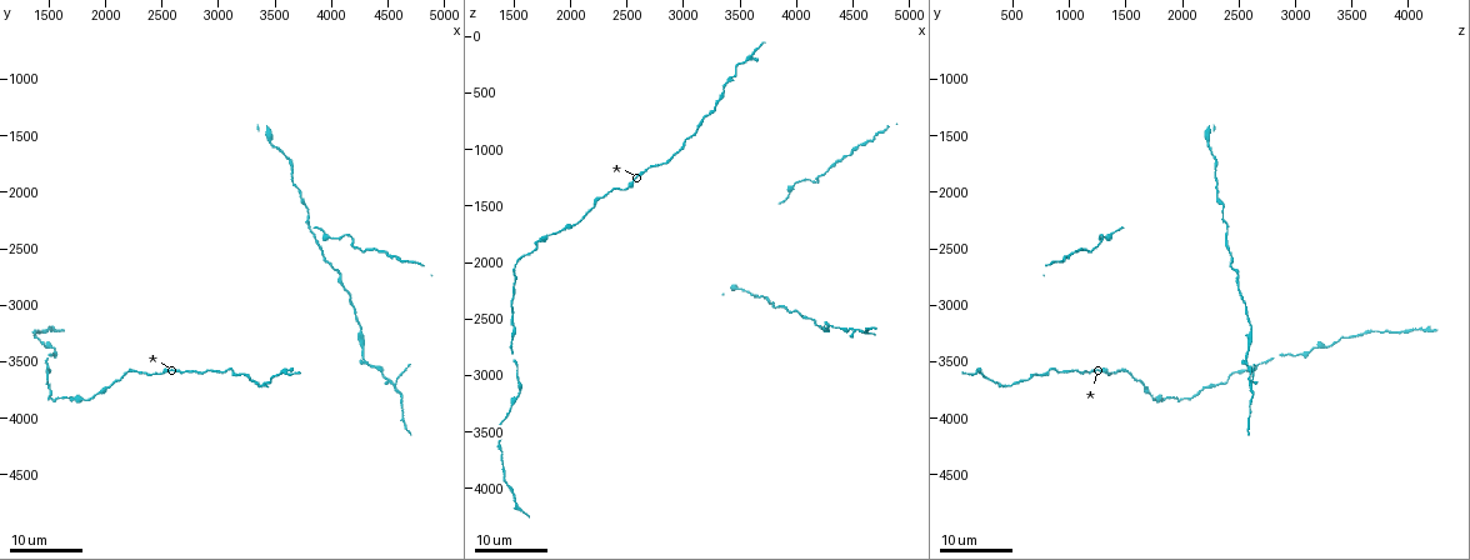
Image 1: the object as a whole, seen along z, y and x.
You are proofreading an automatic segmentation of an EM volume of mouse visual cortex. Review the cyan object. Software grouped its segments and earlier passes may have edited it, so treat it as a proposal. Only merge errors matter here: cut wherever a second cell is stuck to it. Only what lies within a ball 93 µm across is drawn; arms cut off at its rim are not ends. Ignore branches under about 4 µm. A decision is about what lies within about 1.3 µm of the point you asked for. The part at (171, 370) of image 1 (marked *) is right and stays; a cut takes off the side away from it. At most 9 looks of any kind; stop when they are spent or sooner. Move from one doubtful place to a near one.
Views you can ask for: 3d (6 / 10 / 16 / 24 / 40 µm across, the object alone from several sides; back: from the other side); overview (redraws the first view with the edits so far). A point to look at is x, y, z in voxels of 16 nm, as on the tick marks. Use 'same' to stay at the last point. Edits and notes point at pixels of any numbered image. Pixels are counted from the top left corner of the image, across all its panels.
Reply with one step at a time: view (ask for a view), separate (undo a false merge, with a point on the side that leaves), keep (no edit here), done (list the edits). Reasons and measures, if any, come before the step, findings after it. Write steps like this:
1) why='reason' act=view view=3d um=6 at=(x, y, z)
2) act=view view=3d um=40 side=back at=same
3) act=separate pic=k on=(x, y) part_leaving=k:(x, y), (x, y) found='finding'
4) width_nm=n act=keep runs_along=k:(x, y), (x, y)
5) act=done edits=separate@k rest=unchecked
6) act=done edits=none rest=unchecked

why='sudden change in width' act=view view=3d um=16 at=(1500, 3700, 2360)

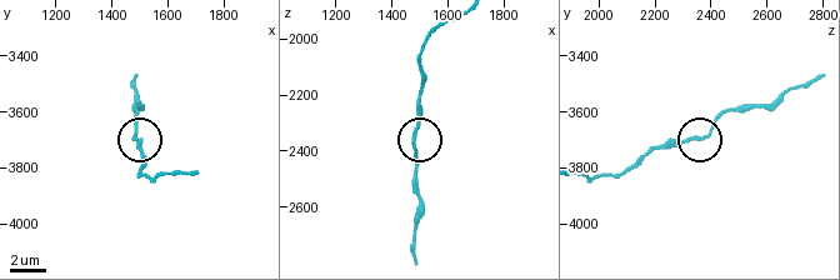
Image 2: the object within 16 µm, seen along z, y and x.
why='zoom in' act=view view=3d um=6 at=(1490, 3700, 2340)

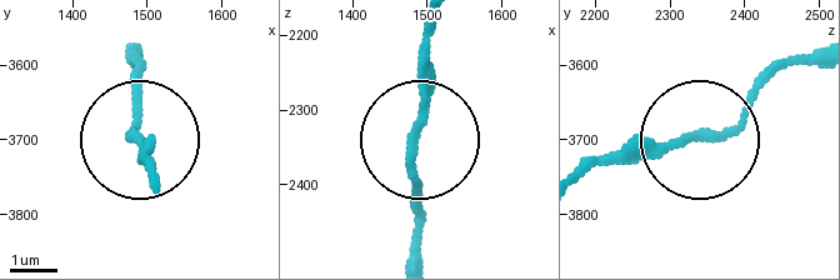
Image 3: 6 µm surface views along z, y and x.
act=keep runs_along=3:(590, 170), (721, 139), (814, 51) found='one cell here'

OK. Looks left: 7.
act=view view=3d um=24 at=(3980, 2660, 2440)

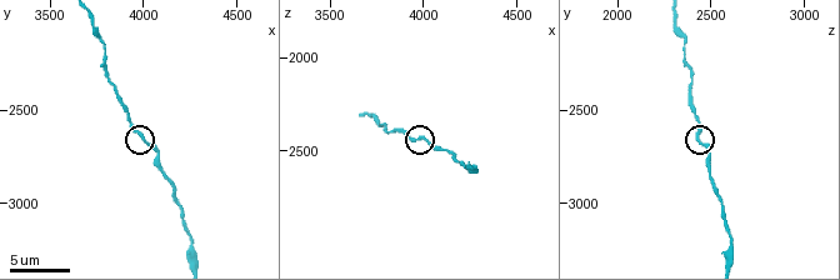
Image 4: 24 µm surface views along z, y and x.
act=view view=3d um=10 at=(4000, 2640, 2420)

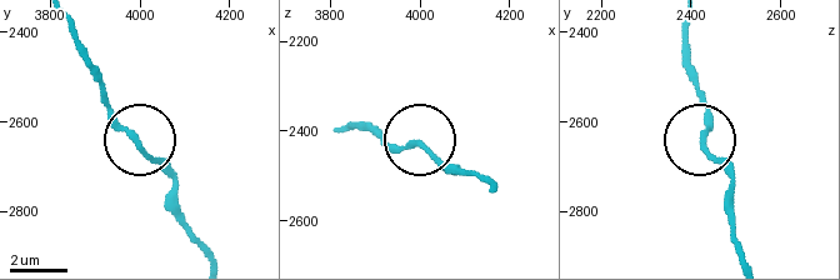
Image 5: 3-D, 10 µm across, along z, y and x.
why='from behind' act=view view=3d um=10 side=back at=(3990, 2640, 2425)

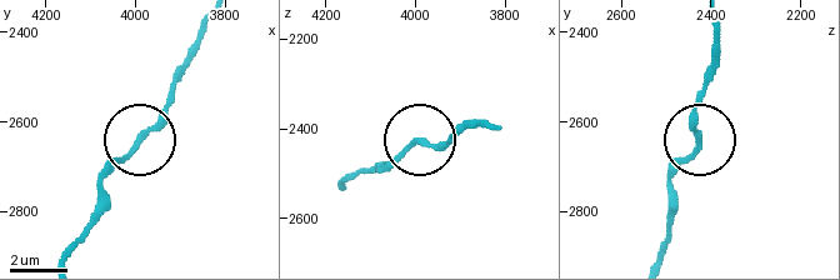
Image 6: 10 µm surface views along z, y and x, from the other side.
act=keep found='all the same cell'

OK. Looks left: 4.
why='thin neck' act=view view=3d um=24 at=(4480, 3640, 2580)

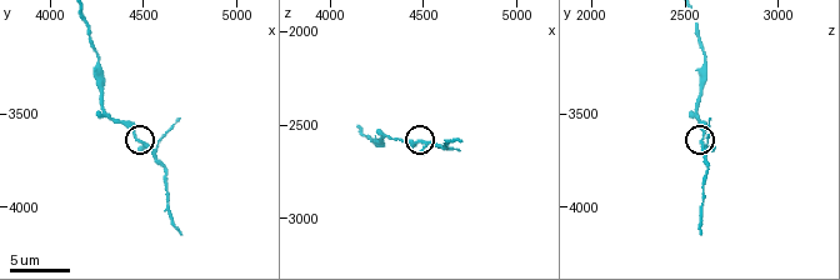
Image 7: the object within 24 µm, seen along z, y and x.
why='closer look' act=view view=3d um=6 at=(4460, 3640, 2580)

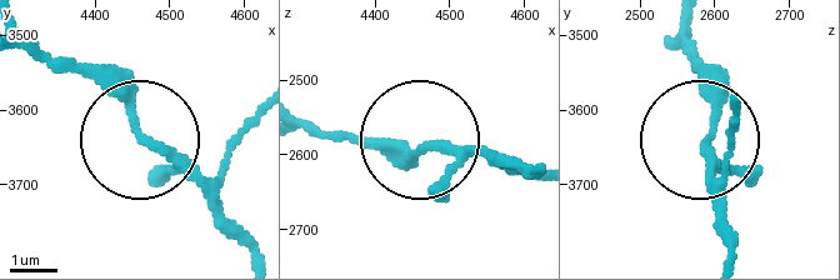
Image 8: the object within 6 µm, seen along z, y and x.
width_nm=240 act=keep found='all the same cell'

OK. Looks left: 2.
act=done edits=none rest=unchecked

